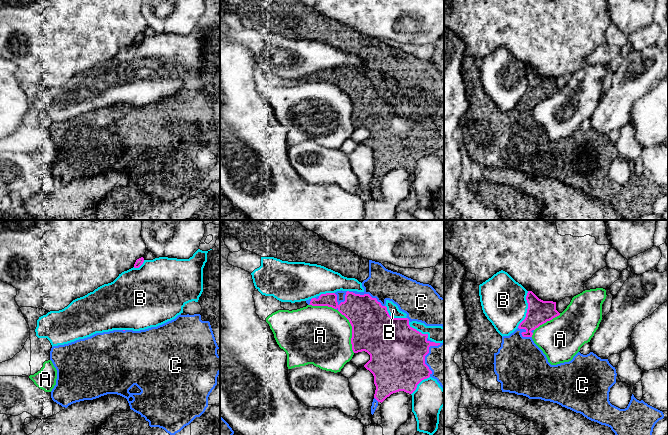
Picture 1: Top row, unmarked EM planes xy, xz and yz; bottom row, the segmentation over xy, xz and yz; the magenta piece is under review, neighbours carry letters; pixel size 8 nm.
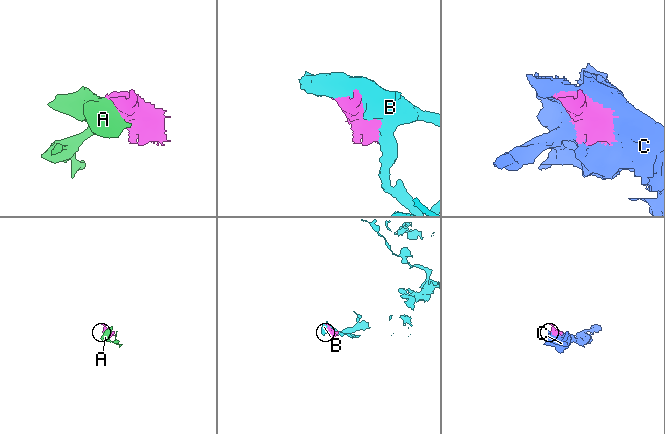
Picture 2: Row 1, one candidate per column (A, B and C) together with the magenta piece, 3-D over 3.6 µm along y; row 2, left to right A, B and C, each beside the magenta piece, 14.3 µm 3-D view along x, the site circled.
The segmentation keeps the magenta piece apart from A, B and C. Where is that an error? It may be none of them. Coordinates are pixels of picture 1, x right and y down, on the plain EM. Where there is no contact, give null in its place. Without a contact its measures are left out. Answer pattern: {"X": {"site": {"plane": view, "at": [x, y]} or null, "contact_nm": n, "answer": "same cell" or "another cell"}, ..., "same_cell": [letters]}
{"A": {"site": {"plane": "xz", "at": [352, 107]}, "contact_nm": 380, "answer": "another cell"}, "B": {"site": {"plane": "yz", "at": [527, 85]}, "contact_nm": 300, "answer": "another cell"}, "C": {"site": {"plane": "xz", "at": [354, 69]}, "contact_nm": 420, "answer": "same cell"}, "same_cell": ["C"]}

